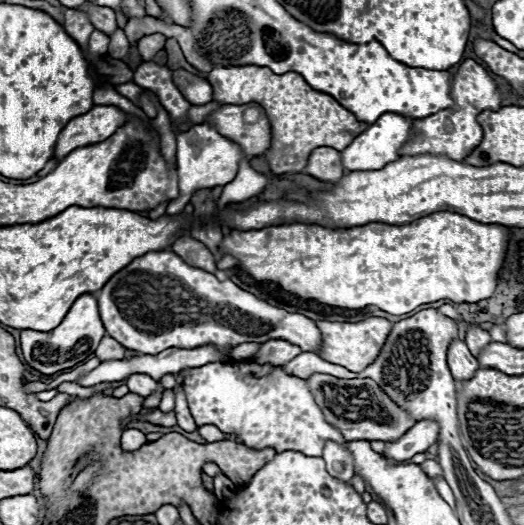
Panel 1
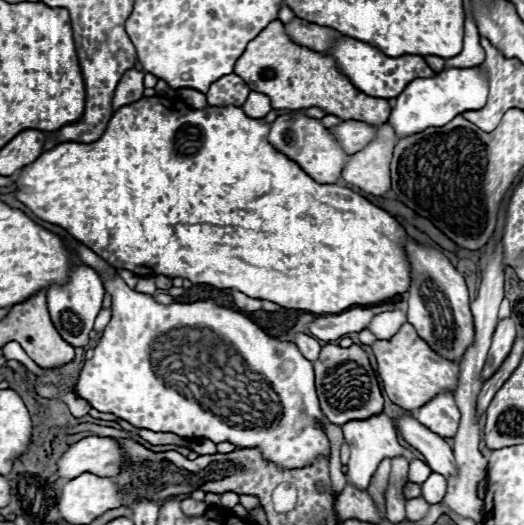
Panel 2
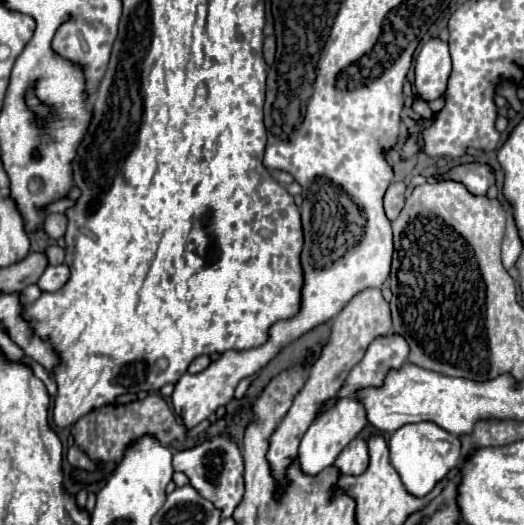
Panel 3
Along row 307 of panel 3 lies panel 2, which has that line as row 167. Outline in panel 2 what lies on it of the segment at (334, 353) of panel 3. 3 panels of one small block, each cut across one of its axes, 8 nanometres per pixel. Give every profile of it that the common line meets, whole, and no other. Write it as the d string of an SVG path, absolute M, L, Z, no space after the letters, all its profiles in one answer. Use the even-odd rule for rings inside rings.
M386 122L378 128L378 138L364 150L350 156L342 178L346 184L356 186L364 196L384 196L390 190L390 158L396 136L392 124Z

